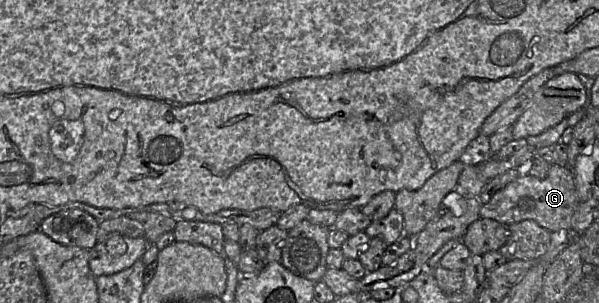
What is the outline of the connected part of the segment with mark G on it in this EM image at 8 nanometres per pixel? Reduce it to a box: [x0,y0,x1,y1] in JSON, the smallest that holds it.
[480,164,579,234]

